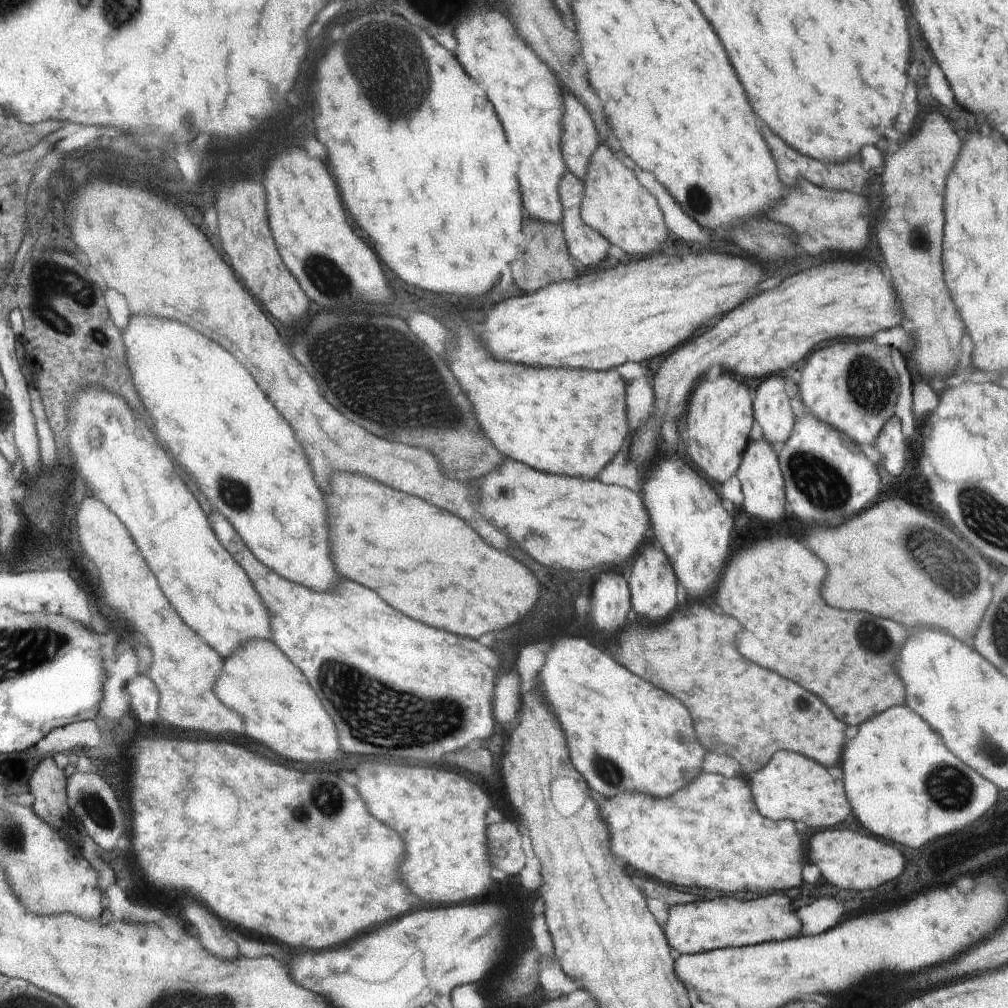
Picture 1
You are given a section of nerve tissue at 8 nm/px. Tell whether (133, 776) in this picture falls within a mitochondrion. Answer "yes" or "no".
no

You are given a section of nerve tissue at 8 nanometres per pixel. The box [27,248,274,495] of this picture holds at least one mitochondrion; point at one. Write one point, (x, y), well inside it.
(53, 274)

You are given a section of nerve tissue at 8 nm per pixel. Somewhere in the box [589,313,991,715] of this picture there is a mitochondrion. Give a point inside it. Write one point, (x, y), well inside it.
(938, 563)

